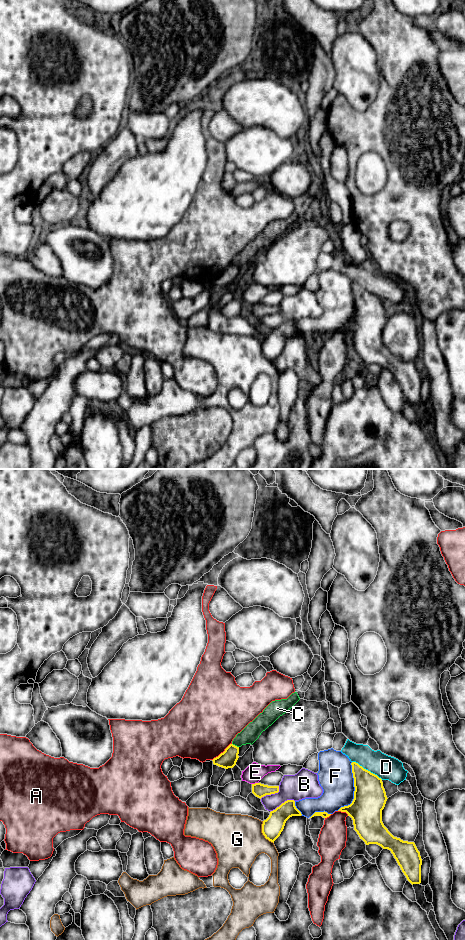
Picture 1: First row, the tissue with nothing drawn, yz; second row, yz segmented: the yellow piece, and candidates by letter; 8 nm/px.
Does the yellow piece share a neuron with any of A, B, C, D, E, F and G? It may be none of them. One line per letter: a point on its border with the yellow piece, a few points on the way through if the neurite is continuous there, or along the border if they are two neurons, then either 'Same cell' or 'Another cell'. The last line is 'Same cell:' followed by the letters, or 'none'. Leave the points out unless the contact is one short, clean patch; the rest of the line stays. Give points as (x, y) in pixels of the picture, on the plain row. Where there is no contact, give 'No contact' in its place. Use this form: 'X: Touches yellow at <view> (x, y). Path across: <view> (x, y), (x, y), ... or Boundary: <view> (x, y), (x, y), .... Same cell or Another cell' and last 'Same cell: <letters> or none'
A: Touches yellow at yz (221, 273). Another cell
B: Touches yellow at yz (271, 313). Another cell
C: Touches yellow at yz (234, 265). Boundary: yz (232, 263), (238, 267). Another cell
D: Touches yellow at yz (367, 290). Another cell
E: Touches yellow at yz (255, 303). Another cell
F: Touches yellow at yz (355, 309). Another cell
G: Touches yellow at yz (262, 352). Another cell
Same cell: none

